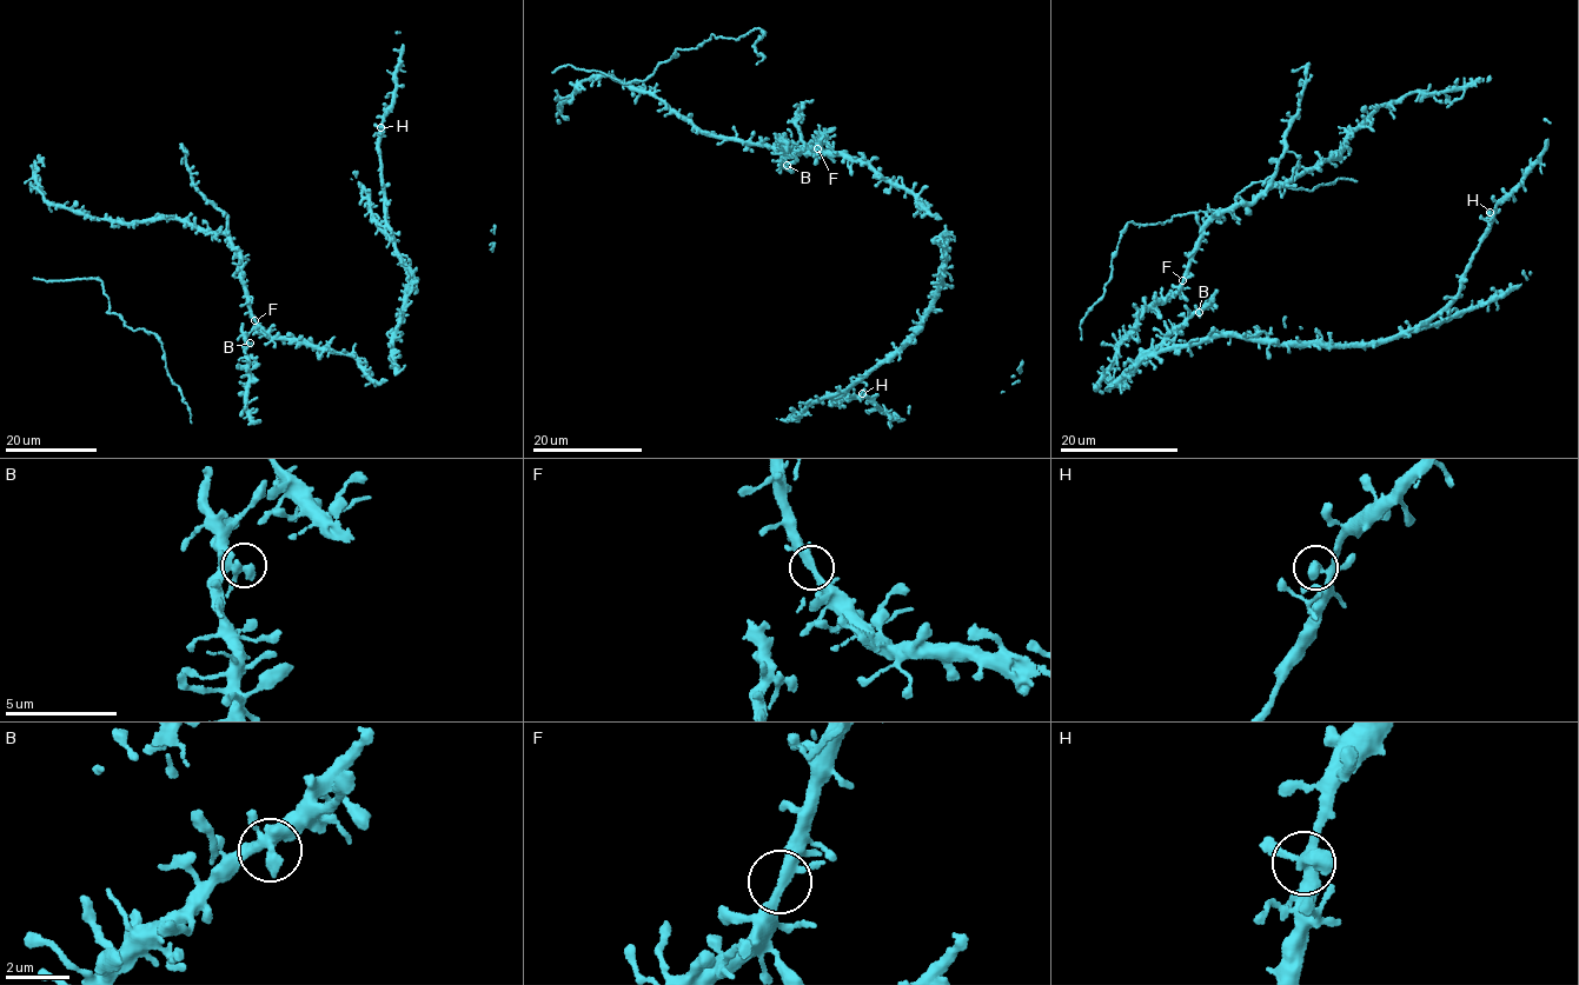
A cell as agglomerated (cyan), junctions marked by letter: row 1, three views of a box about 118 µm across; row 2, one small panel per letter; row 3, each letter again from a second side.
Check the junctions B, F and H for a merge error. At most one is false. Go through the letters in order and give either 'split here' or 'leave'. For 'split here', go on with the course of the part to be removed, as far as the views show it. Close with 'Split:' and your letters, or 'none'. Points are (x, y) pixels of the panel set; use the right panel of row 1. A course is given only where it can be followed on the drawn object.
B: leave
F: leave
H: leave
Split: none

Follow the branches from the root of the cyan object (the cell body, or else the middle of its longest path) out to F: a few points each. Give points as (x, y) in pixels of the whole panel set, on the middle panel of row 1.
F: (856, 160), (817, 148)

